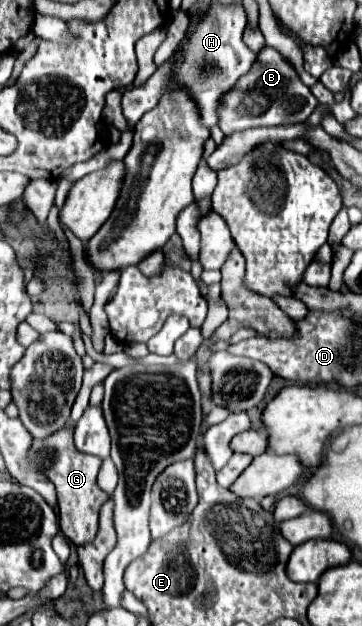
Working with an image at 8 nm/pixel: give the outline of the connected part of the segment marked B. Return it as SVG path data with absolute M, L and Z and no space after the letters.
M263 46L257 52L257 60L231 92L221 100L219 108L219 128L225 136L233 132L257 128L257 126L279 126L279 124L297 124L305 122L319 102L311 90L301 82L293 64L275 48Z

